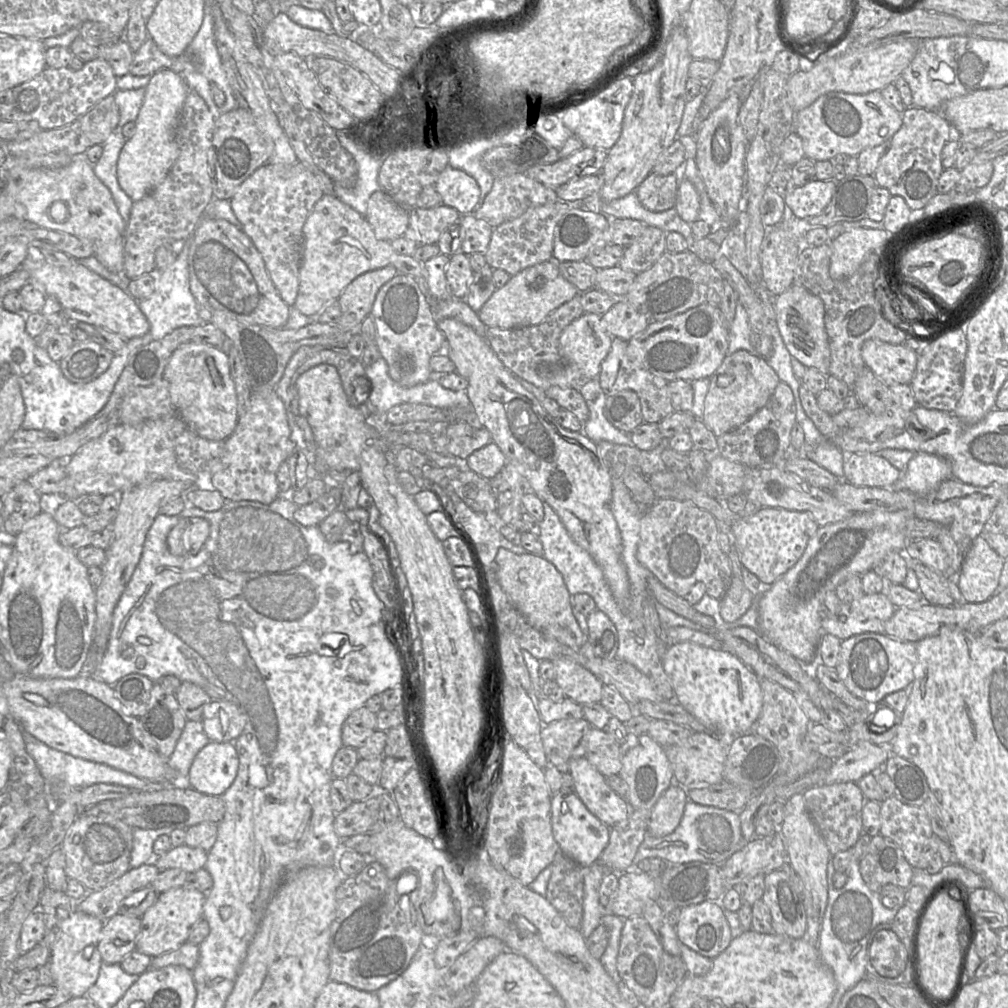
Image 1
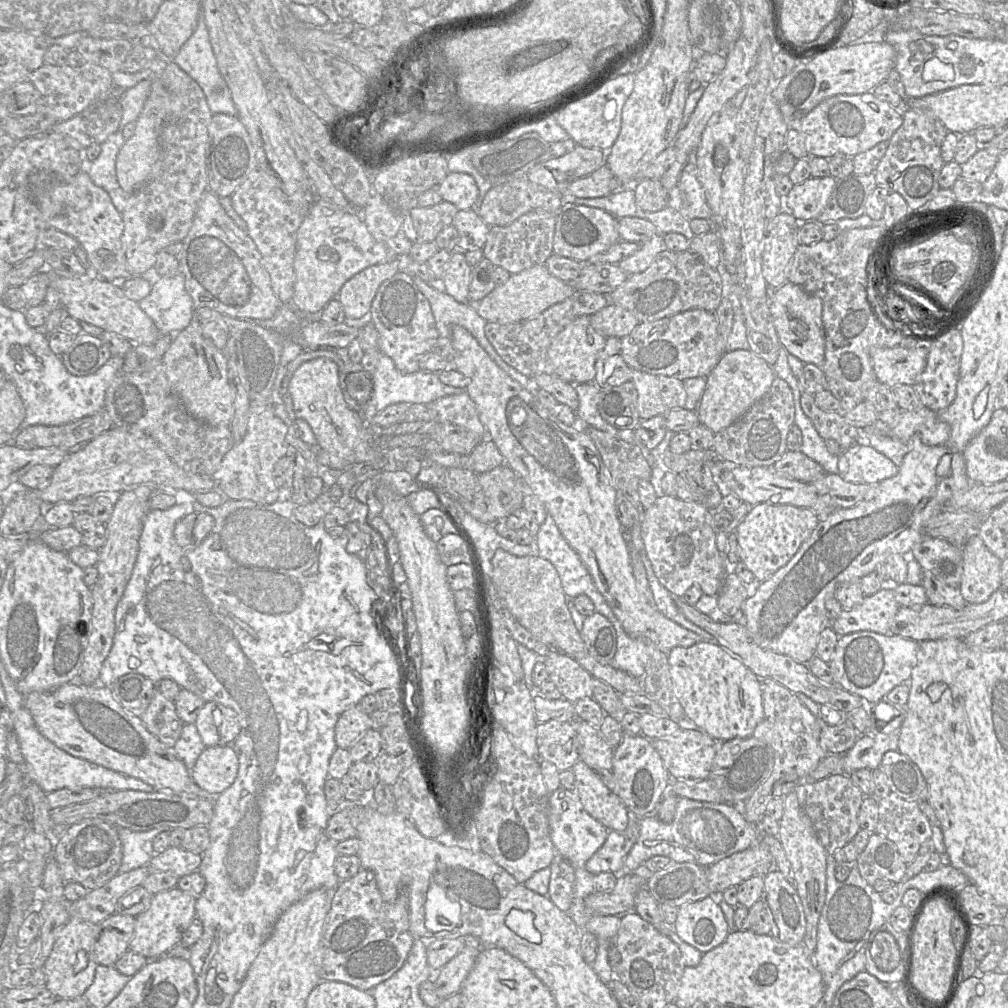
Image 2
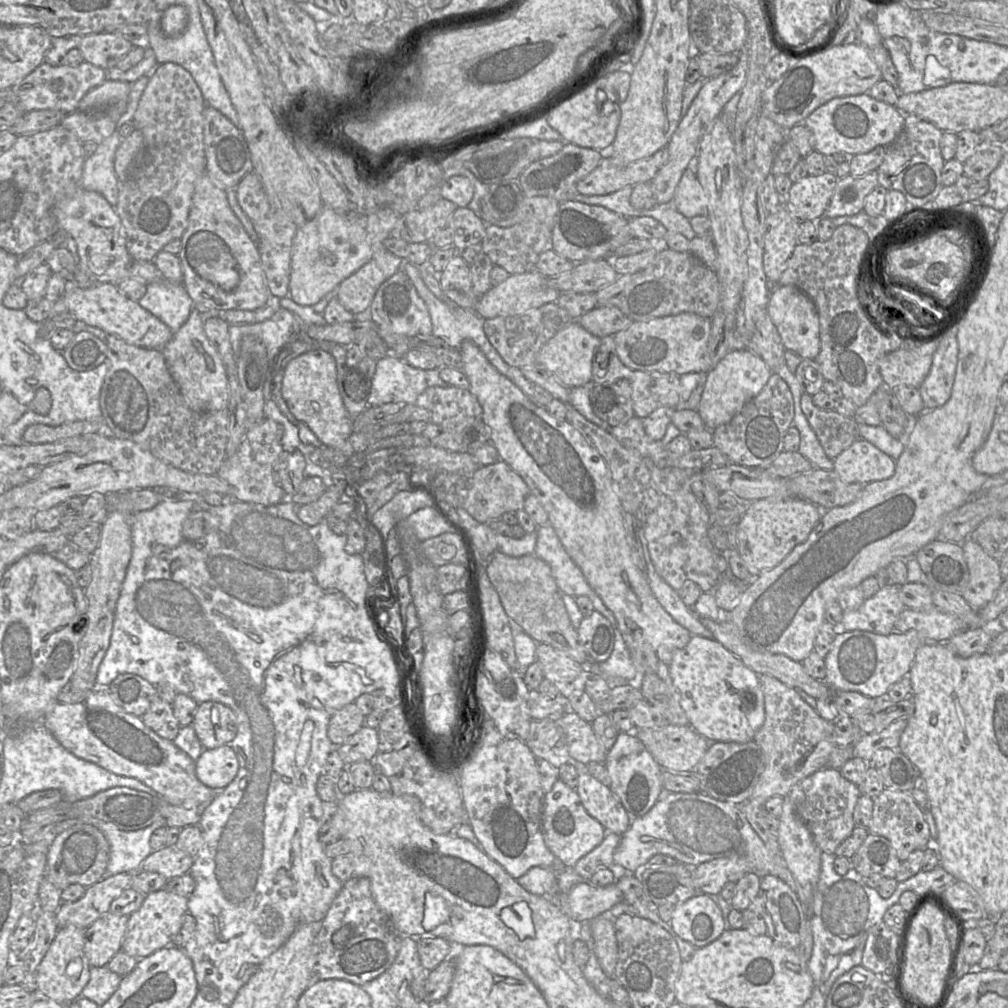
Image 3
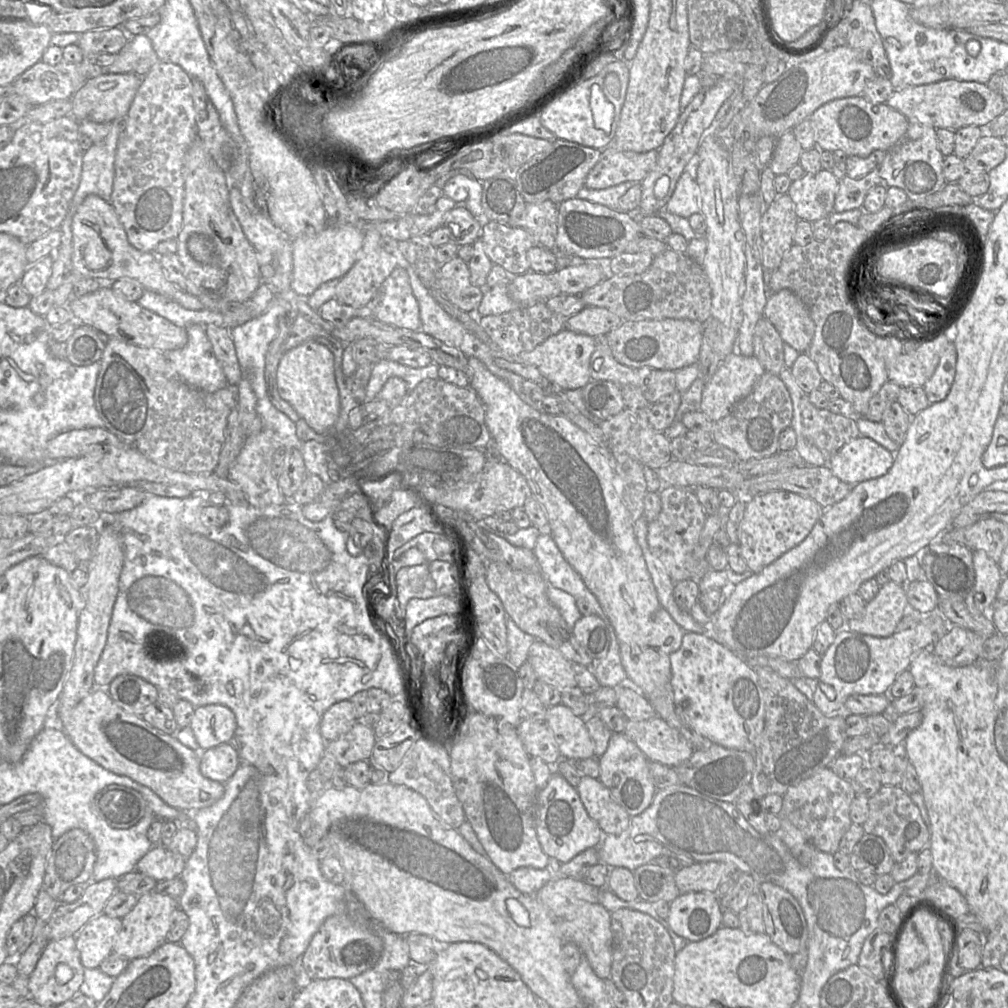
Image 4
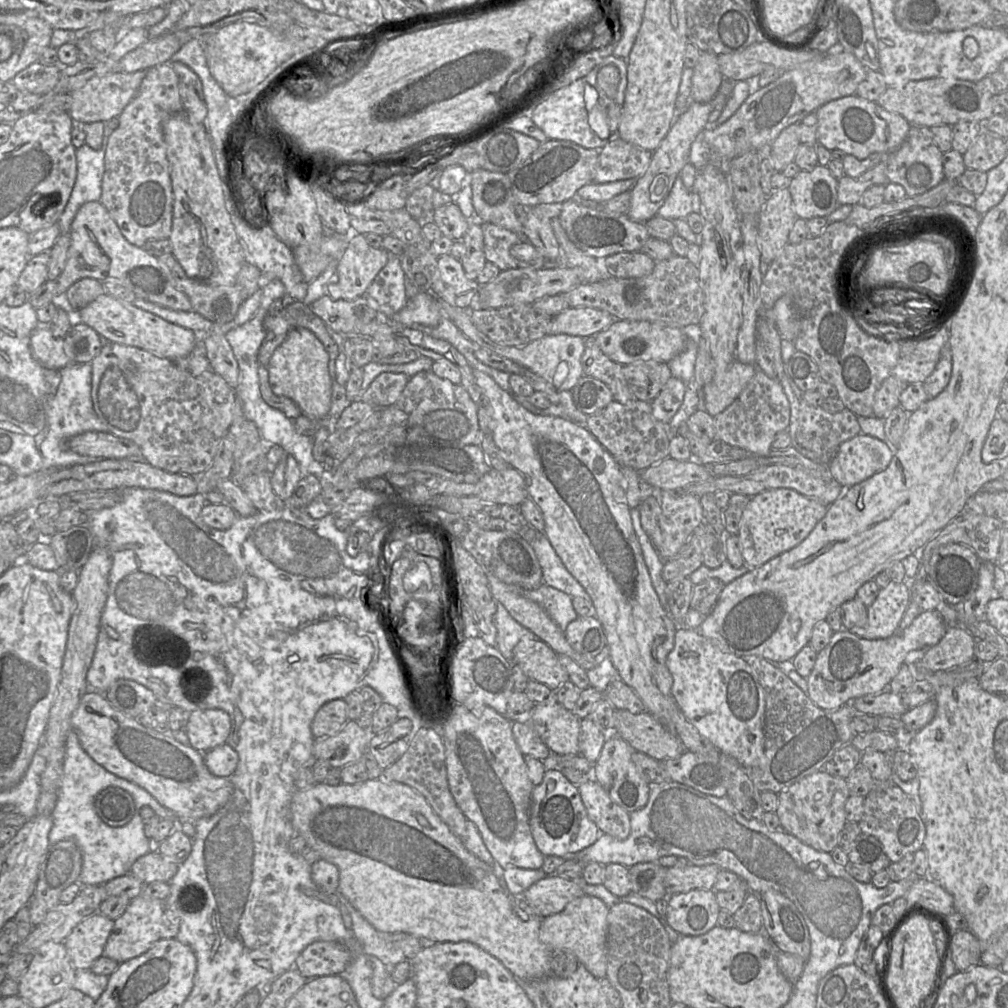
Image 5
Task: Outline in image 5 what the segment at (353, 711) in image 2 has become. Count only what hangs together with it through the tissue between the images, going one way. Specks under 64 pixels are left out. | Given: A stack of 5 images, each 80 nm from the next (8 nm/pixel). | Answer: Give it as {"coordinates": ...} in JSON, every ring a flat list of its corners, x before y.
{"coordinates":[[334,699,326,702,316,712,311,732,314,738,334,736,348,722,346,702,343,699]]}

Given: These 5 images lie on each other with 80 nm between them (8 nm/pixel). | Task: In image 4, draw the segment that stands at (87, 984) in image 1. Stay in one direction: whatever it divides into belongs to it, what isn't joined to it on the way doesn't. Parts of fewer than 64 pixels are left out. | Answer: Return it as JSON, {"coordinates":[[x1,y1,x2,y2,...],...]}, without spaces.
{"coordinates":[[74,936,49,941,34,971,28,977,28,998,46,1007,54,1007,68,1001,79,993,84,981,84,970]]}

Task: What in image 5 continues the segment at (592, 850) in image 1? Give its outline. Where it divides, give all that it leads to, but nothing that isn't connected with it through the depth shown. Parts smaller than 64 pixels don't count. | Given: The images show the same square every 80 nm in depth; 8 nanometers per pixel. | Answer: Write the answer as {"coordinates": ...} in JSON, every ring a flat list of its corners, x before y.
{"coordinates":[[548,767,542,782,534,786,529,821,534,842,544,856,570,858,592,845,602,833,589,819,578,787,557,767]]}

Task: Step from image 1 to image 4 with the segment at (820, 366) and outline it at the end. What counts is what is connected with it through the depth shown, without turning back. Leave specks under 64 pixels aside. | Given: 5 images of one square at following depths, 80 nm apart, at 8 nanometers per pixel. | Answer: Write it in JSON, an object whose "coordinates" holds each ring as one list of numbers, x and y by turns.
{"coordinates":[[782,289,770,293,763,316,772,323,784,343,799,352,807,351,814,336,815,324,808,307,794,292]]}

